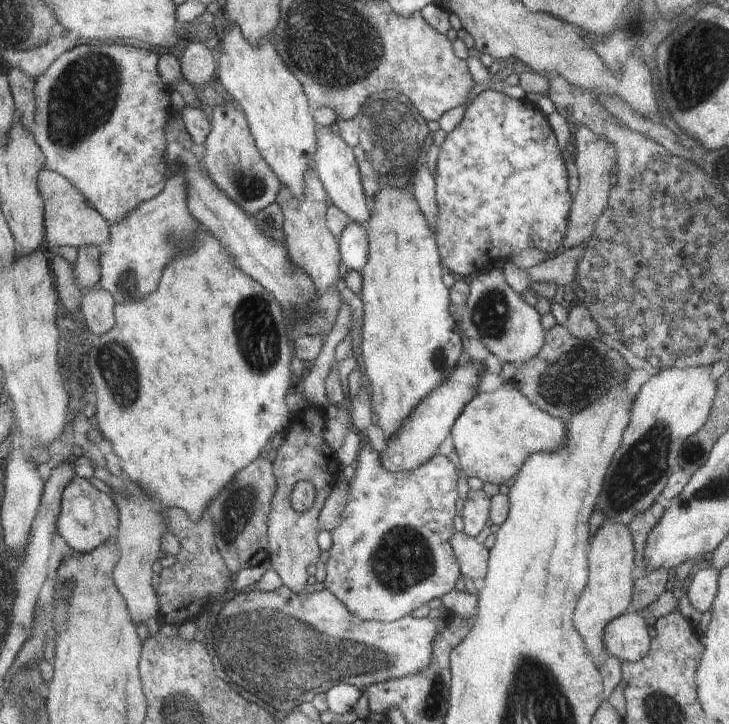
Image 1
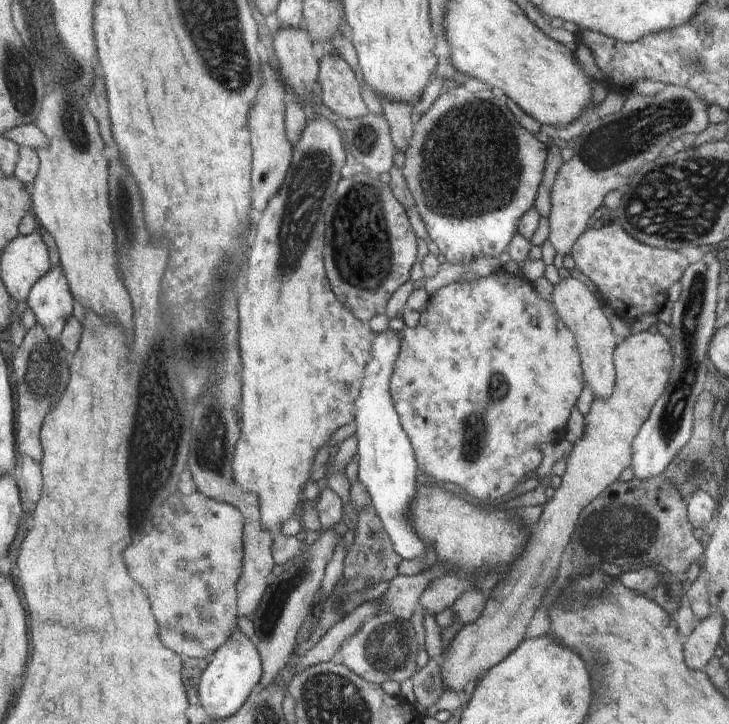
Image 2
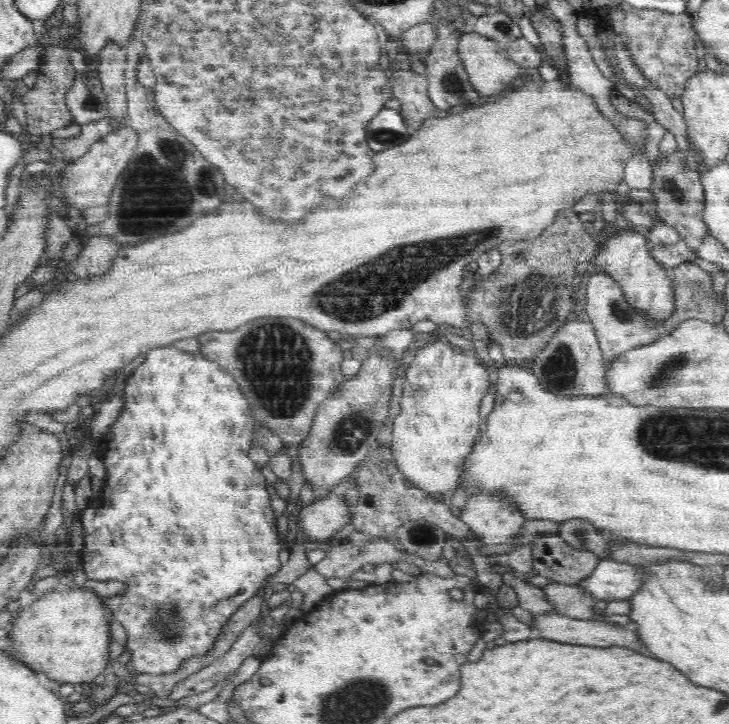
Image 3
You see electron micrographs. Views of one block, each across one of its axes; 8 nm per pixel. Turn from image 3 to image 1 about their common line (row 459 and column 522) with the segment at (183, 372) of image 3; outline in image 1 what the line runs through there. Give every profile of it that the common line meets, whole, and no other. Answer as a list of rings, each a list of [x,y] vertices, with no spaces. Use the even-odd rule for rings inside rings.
[[[496,90],[480,92],[470,102],[462,121],[454,130],[447,133],[444,142],[439,146],[439,156],[435,167],[435,199],[438,206],[436,214],[435,238],[438,254],[444,262],[447,272],[461,276],[476,276],[494,266],[494,262],[512,261],[513,257],[528,249],[538,249],[546,254],[564,252],[564,238],[566,238],[568,224],[571,223],[572,203],[576,194],[570,194],[570,172],[568,172],[568,157],[564,148],[560,148],[560,136],[556,136],[556,128],[552,128],[552,120],[548,119],[548,112],[541,111],[532,102],[508,98]]]

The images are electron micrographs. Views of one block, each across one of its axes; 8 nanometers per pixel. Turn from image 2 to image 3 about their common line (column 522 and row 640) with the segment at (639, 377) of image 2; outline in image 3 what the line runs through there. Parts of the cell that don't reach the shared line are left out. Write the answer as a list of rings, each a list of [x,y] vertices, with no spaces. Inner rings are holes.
[[[556,612],[533,615],[533,621],[529,627],[539,631],[538,637],[543,637],[546,640],[564,640],[564,644],[588,644],[588,646],[596,646],[596,648],[624,646],[636,652],[640,648],[640,643],[644,644],[638,631],[626,630],[619,624],[610,624],[609,622],[594,621],[592,619],[578,620]]]

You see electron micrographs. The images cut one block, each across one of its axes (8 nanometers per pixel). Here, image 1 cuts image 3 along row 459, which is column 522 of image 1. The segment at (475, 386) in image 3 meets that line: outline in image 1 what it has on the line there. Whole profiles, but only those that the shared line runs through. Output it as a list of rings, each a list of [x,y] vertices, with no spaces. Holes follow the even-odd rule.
[[[510,381],[503,382],[496,391],[482,392],[467,404],[467,410],[459,416],[452,430],[462,475],[500,486],[518,475],[533,455],[562,448],[566,442],[564,424],[565,421],[550,416],[532,404]]]

